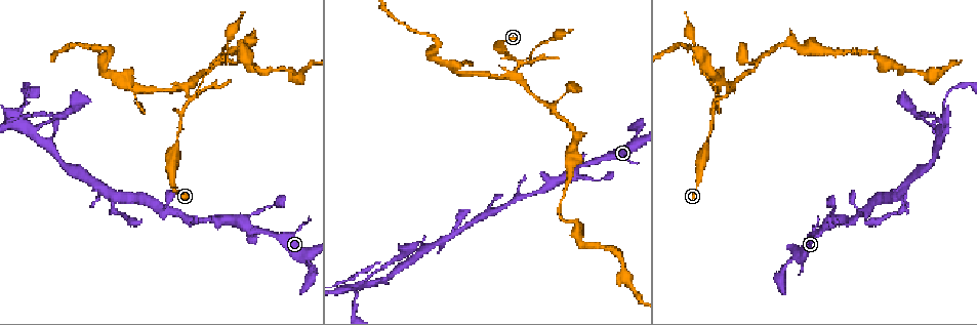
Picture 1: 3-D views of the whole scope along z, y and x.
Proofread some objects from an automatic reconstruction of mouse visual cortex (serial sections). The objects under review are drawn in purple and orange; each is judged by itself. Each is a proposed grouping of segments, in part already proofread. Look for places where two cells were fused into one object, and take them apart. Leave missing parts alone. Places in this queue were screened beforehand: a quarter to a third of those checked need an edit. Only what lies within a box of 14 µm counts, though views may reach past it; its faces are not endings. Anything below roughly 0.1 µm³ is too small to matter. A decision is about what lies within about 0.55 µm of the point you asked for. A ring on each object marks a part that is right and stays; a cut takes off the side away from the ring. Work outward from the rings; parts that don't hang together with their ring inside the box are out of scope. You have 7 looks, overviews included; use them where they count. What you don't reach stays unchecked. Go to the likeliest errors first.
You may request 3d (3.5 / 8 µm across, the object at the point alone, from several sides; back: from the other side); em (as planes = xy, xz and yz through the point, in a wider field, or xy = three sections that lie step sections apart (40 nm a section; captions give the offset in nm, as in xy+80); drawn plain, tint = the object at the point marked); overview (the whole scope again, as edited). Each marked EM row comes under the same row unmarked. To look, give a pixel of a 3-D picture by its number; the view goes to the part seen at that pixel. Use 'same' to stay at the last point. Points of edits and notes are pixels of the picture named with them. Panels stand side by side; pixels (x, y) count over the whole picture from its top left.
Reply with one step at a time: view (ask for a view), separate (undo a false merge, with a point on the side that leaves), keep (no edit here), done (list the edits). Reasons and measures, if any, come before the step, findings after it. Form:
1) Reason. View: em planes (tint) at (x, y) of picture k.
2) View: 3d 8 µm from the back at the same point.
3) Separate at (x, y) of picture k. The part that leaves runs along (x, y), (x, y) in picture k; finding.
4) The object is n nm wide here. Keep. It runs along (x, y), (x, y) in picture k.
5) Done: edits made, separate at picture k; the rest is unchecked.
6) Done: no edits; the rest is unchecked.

Three-way junction. View: 3d 8 µm from the back at (584, 164) of picture 1.

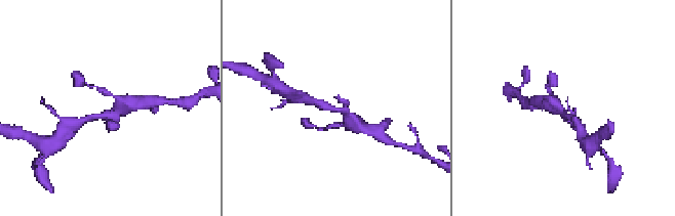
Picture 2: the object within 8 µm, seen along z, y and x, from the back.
View: 3d 3.5 µm at (110, 117) of picture 2.

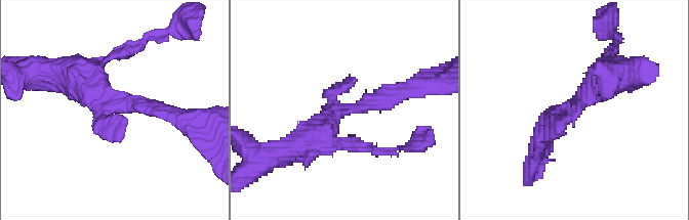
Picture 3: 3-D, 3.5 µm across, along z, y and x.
View: em xy step 1 (tint) at (117, 106) of picture 3.

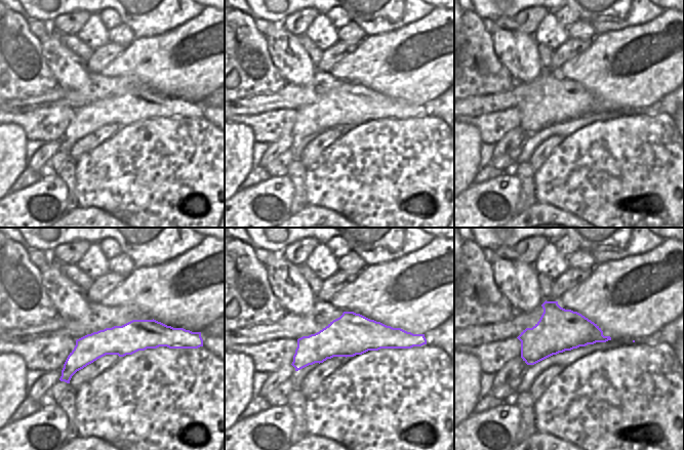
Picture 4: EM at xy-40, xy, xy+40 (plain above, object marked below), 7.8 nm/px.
Keep. It runs along (410, 86), (338, 110), (300, 143) in picture 3; one cell here.

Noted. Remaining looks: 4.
A fork. View: 3d 3.5 µm at (184, 87) of picture 1.

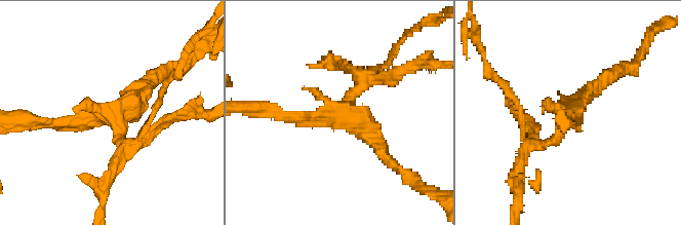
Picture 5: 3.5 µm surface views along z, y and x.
View: em xy step 2 (tint) at (116, 118) of picture 5.

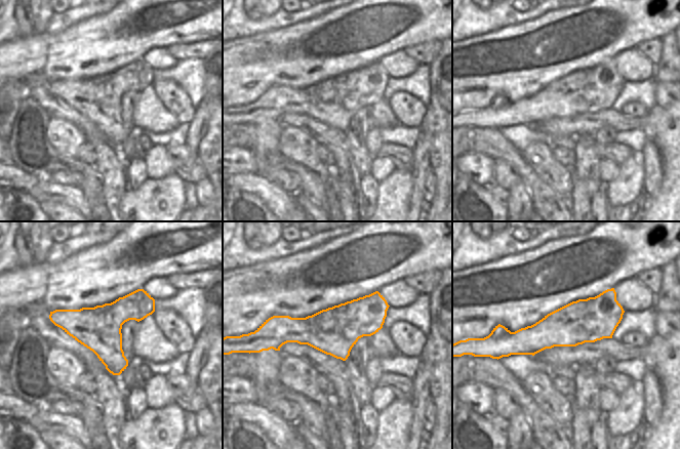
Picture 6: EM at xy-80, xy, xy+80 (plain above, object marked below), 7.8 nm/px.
Keep. It runs along (524, 155), (551, 143), (605, 79) in picture 5; continuous, no second cell.

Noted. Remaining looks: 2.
Side arm on a straight run. View: em xy step 1 (tint) at (222, 57) of picture 1.

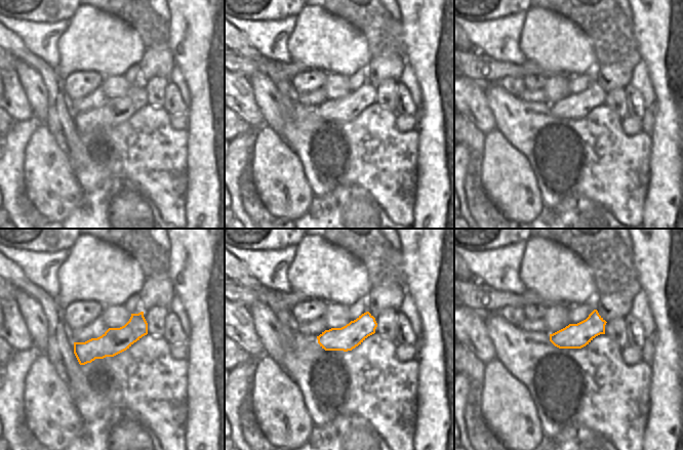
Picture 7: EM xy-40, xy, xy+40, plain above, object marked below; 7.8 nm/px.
View: 3d 3.5 µm at the same point.

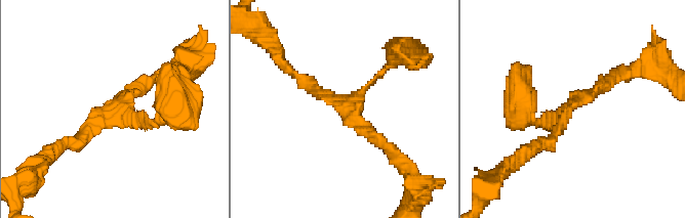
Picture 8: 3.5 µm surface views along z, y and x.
3 arms meet here. Keep. It runs along (292, 72), (346, 105), (387, 147) in picture 8; all the same cell.

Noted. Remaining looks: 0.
Done: no edits; the rest is unchecked.

